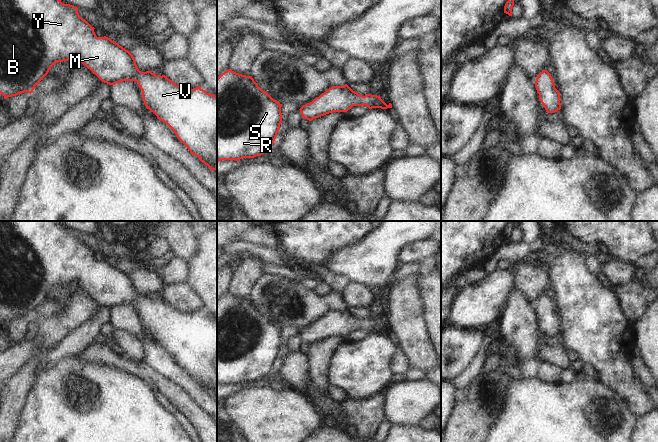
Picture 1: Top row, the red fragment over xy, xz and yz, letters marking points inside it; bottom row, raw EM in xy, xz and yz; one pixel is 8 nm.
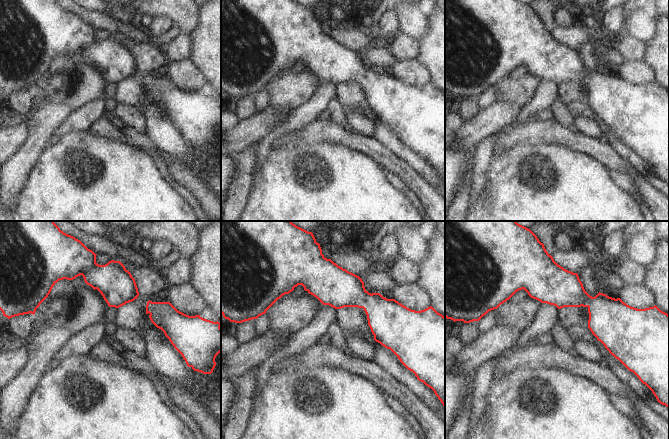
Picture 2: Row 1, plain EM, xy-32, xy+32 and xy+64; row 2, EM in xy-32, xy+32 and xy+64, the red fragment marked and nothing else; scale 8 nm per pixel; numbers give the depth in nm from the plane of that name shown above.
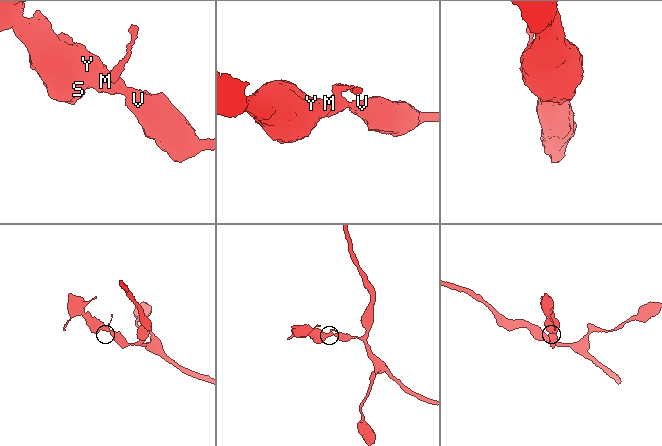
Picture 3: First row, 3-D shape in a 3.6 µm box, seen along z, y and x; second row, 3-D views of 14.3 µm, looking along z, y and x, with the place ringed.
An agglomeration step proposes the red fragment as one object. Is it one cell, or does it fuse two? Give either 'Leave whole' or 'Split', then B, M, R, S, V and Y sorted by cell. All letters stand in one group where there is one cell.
Leave whole. Groups: B M R S V Y

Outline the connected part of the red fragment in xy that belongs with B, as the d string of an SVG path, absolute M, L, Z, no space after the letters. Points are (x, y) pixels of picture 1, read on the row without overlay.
M0 221L0 317L4 323L24 316L31 318L55 287L77 282L79 287L104 307L114 309L123 305L137 306L146 332L174 355L191 378L199 381L211 395L216 394L217 321L201 313L200 309L195 313L184 313L165 299L156 299L152 295L141 296L130 275L106 260L97 261L94 253L79 239L77 231L62 227L58 221Z

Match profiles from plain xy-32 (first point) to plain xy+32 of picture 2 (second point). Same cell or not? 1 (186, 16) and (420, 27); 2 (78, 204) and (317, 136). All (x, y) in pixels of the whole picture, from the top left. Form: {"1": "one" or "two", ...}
{"1": "one", "2": "two"}

